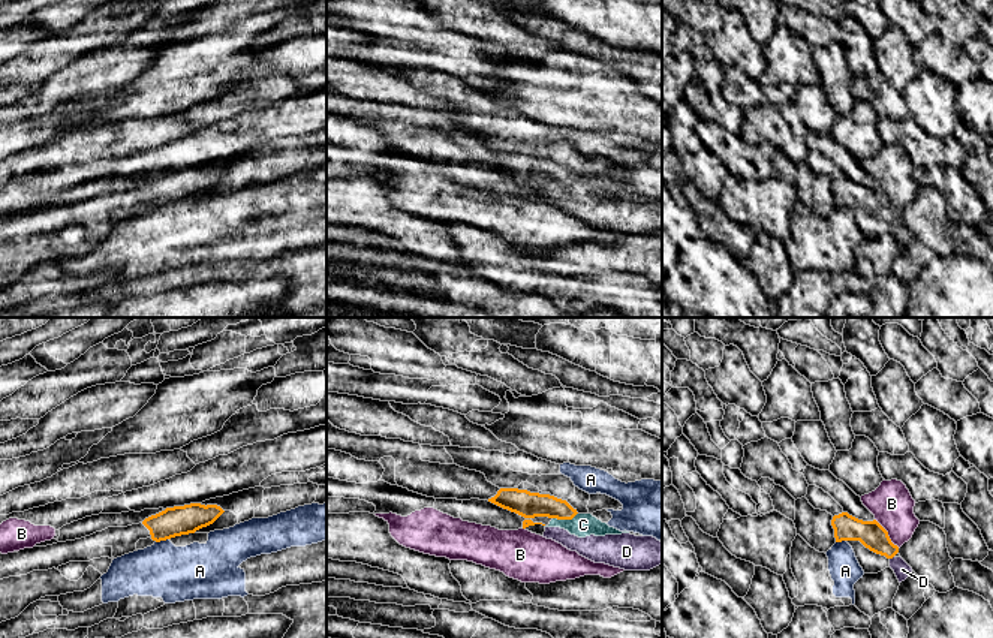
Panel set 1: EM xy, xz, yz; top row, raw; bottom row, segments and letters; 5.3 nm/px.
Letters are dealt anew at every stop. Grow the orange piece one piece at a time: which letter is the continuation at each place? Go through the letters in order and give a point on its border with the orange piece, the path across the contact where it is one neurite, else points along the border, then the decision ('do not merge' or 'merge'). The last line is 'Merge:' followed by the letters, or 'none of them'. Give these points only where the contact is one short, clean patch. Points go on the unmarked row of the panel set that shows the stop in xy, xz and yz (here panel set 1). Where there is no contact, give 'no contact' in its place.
A: contact xy (162, 204); border xy (168, 202), (156, 207); do not merge
B: contact yz (887, 198); do not merge
C: contact xz (565, 183); border xz (577, 177), (571, 183), (553, 183); do not merge
D: contact yz (891, 222); merge
Merge: D

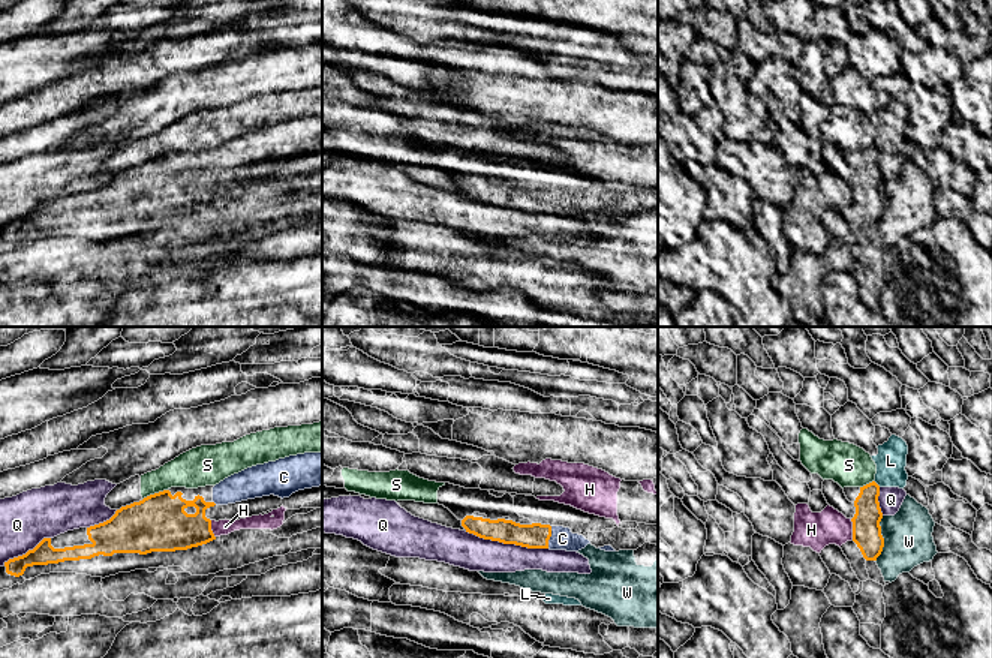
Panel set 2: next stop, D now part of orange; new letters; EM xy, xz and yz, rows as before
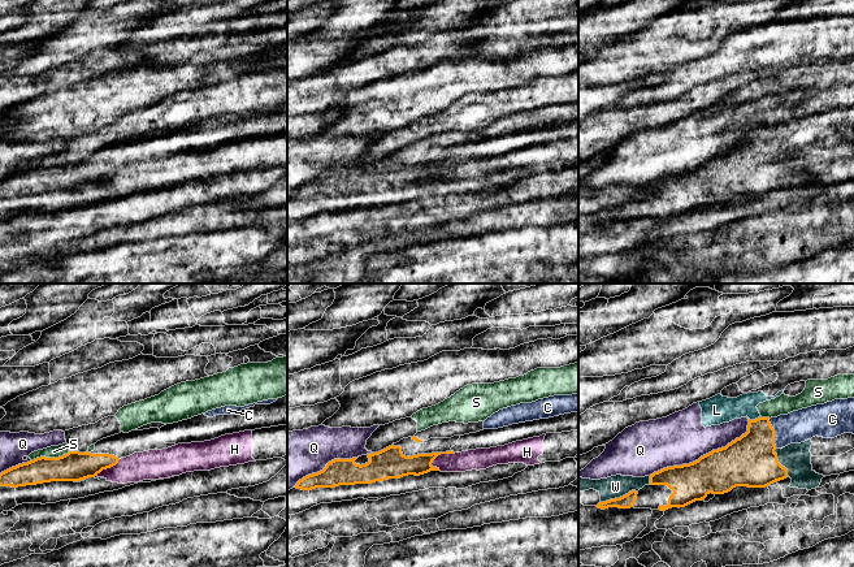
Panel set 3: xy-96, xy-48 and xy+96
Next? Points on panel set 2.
C: contact xz (550, 200); way xz (535, 200), (550, 200), (562, 203); merge
H: contact yz (853, 194); border yz (850, 183), (853, 203); do not merge
L: contact yz (875, 147); border yz (874, 146), (880, 150); do not merge
Q: contact xz (507, 207); do not merge
S: contact xy (155, 158); do not merge
W: contact yz (883, 203); do not merge
Merge: C

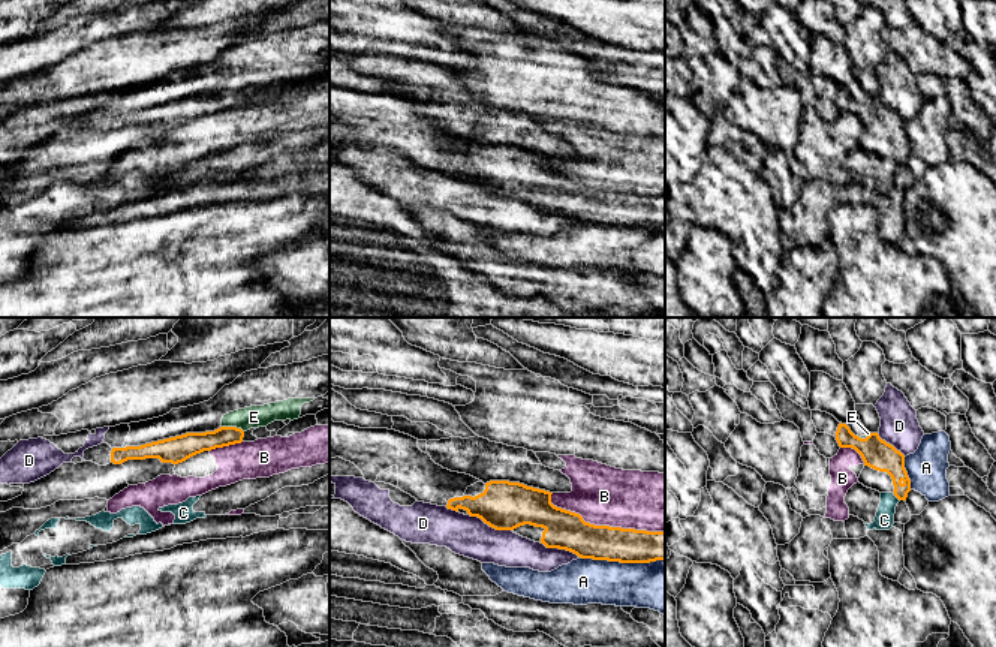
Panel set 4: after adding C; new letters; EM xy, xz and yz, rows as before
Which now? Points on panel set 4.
A: contact xz (622, 226); do not merge
B: contact xz (604, 190); border xz (550, 159), (554, 169), (574, 175), (595, 189), (664, 196); do not merge
C: contact yz (894, 159); do not merge
D: contact xz (490, 190); do not merge
E: contact xy (232, 92); do not merge
Merge: none of them

